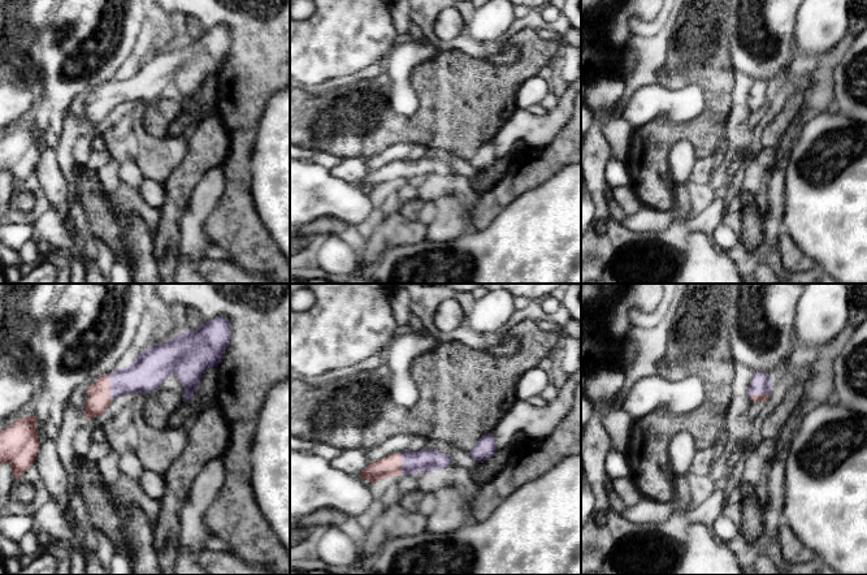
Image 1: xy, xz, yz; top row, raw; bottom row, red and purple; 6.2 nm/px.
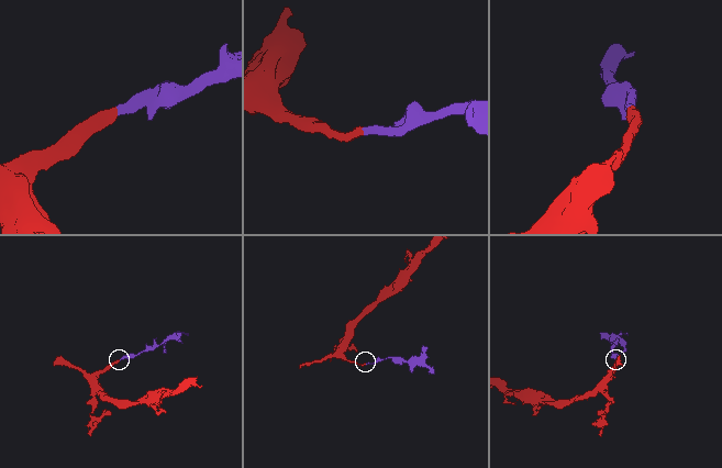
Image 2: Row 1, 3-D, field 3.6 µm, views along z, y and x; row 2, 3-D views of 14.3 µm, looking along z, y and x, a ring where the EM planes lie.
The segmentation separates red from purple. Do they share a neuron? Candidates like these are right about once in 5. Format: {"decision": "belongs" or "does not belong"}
{"decision": "belongs"}

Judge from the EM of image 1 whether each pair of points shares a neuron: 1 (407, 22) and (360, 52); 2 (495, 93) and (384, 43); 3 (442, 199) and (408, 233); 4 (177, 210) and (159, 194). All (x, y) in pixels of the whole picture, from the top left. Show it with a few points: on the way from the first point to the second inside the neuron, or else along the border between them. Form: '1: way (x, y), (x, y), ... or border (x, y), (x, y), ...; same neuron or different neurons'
1: border (389, 13), (398, 33); different neurons
2: border (441, 51), (419, 63), (412, 69), (408, 81); different neurons
3: border (428, 219), (425, 238); different neurons
4: border (164, 184), (165, 202), (159, 208); different neurons

